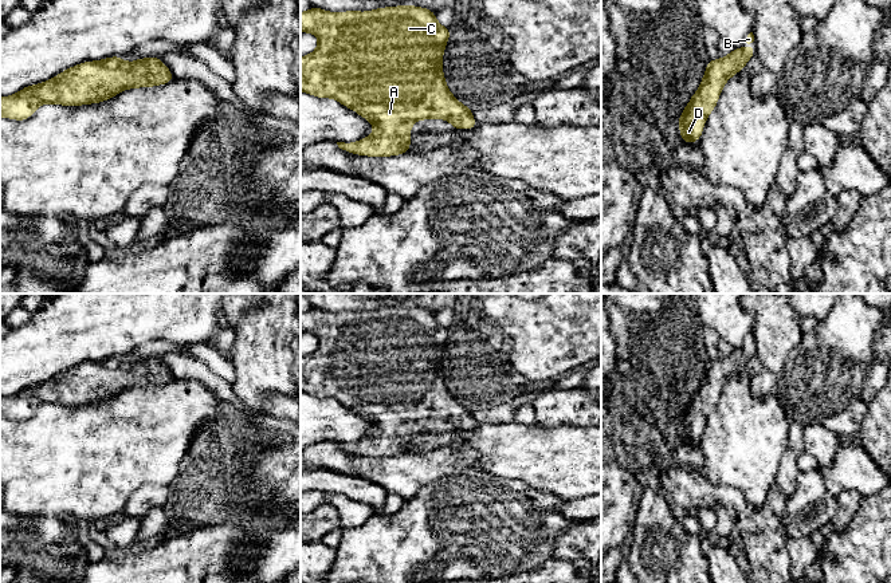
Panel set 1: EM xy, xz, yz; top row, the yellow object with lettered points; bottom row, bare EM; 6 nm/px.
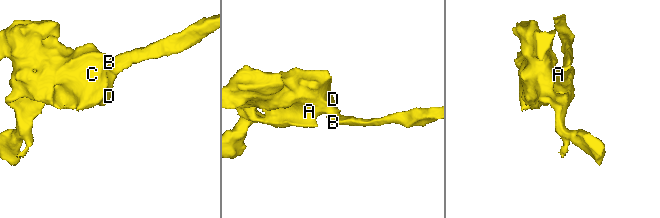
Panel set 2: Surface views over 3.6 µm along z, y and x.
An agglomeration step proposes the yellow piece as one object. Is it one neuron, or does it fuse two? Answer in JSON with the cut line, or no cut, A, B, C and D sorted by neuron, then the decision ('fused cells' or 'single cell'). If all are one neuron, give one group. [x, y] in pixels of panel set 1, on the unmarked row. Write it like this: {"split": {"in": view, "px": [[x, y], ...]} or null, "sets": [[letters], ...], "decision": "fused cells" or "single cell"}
{"split": null, "sets": [["A", "B", "C", "D"]], "decision": "single cell"}

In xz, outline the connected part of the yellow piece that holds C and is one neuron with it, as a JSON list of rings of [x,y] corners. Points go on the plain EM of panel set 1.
[[[412,306],[377,308],[370,312],[348,311],[331,314],[311,308],[301,314],[301,332],[318,336],[317,350],[301,358],[301,391],[317,398],[335,398],[374,425],[370,437],[358,442],[337,442],[338,448],[360,456],[386,457],[411,452],[411,424],[425,418],[448,419],[454,429],[475,429],[476,421],[470,410],[450,393],[444,377],[441,357],[450,339],[450,328],[441,327],[435,312]]]

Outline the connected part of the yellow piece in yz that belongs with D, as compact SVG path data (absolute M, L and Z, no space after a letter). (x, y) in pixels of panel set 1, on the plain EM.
M755 347L751 350L734 348L730 355L721 361L709 358L699 390L690 399L679 418L680 437L684 444L699 441L706 418L714 410L726 381L743 369L751 355L757 355Z

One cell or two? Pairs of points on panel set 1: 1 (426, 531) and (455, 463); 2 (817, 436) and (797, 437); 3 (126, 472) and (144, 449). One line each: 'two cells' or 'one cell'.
1: two cells
2: two cells
3: one cell

